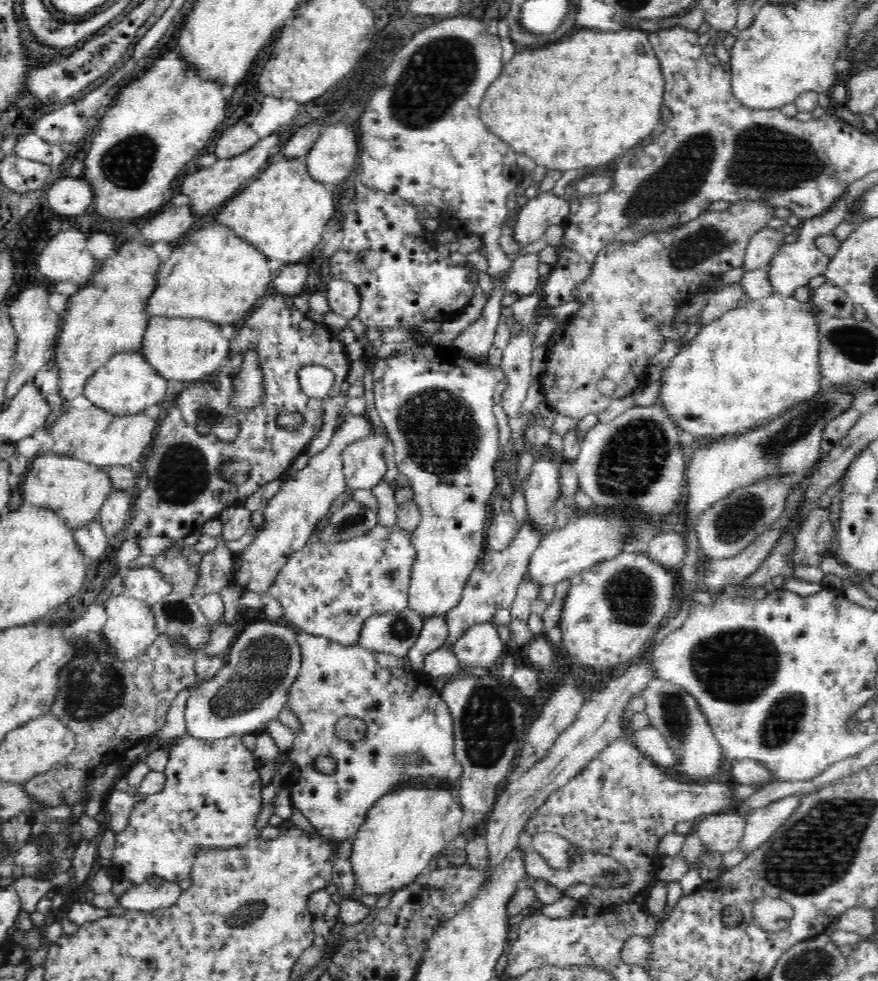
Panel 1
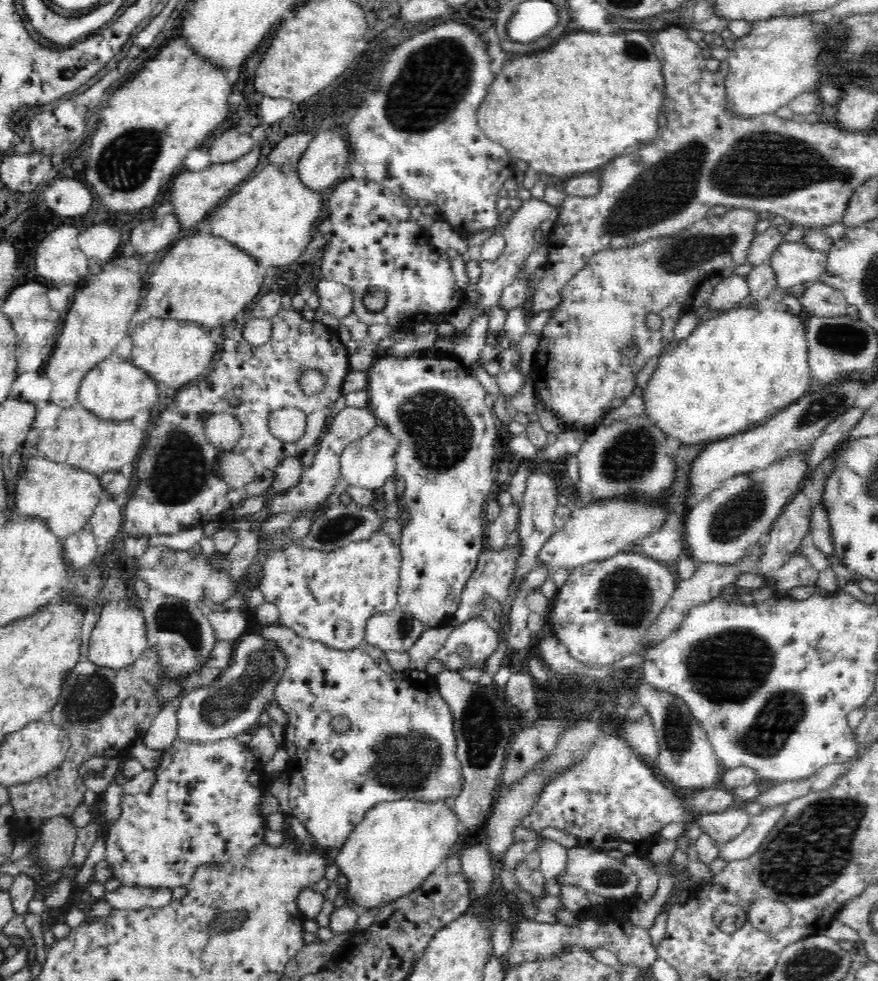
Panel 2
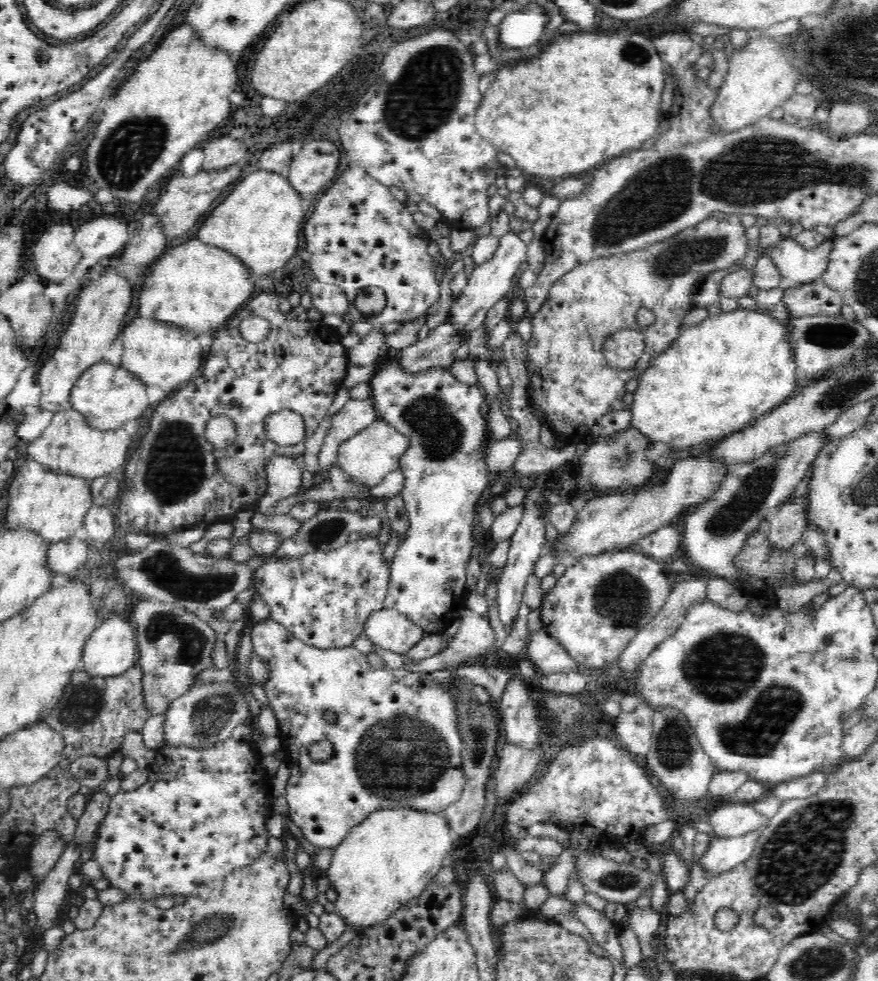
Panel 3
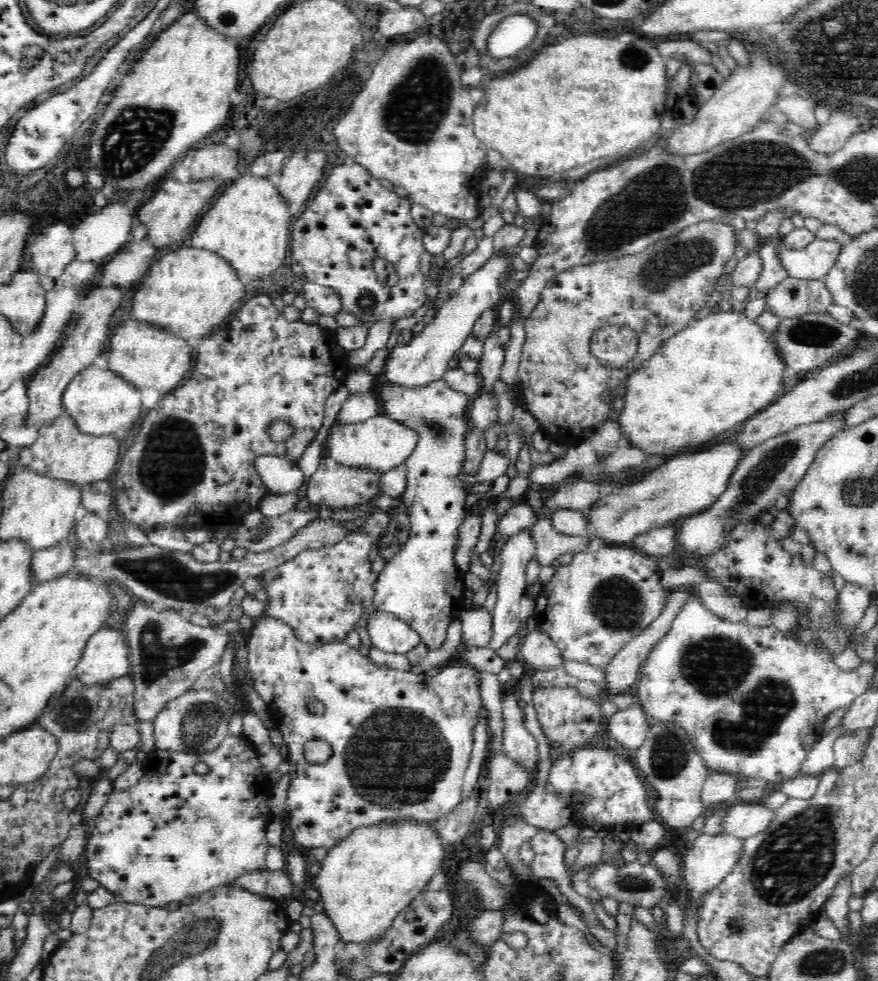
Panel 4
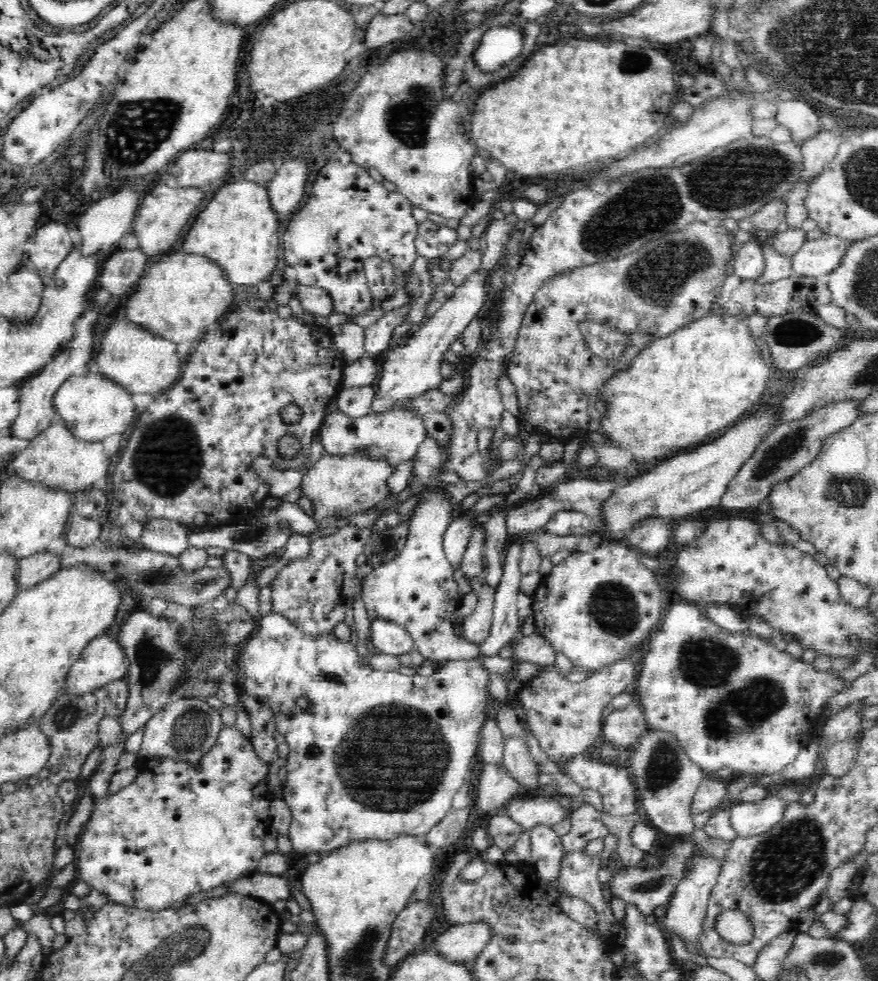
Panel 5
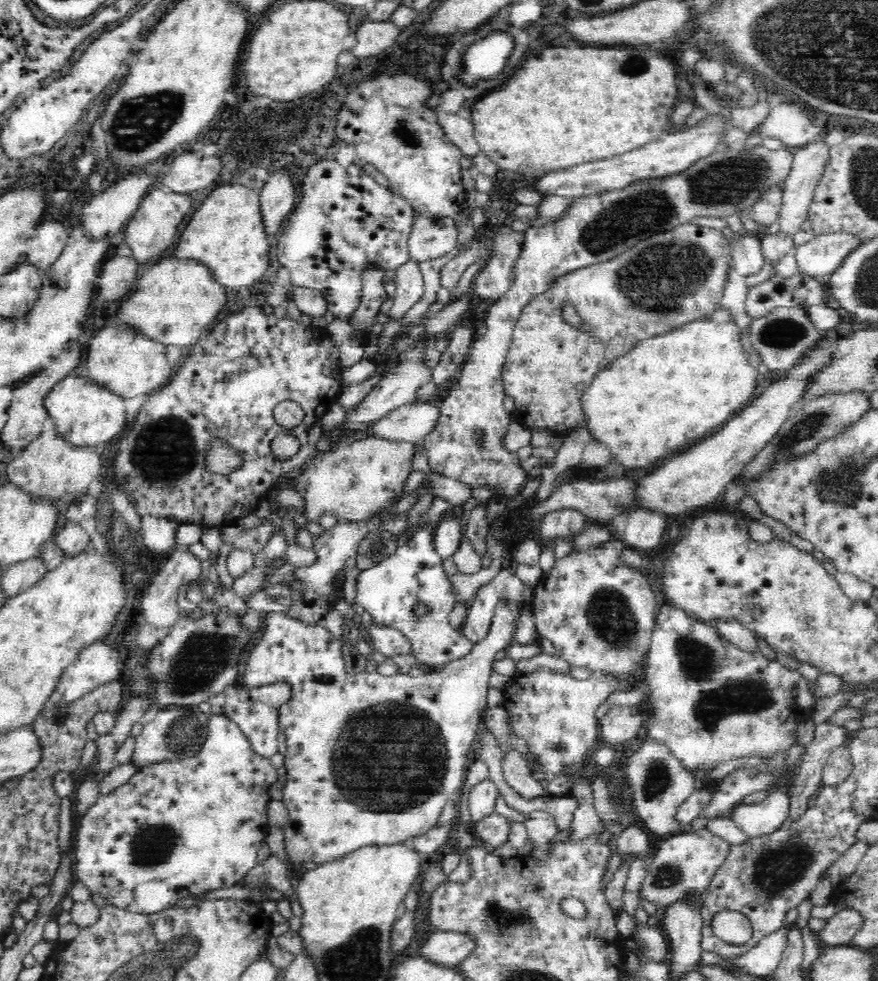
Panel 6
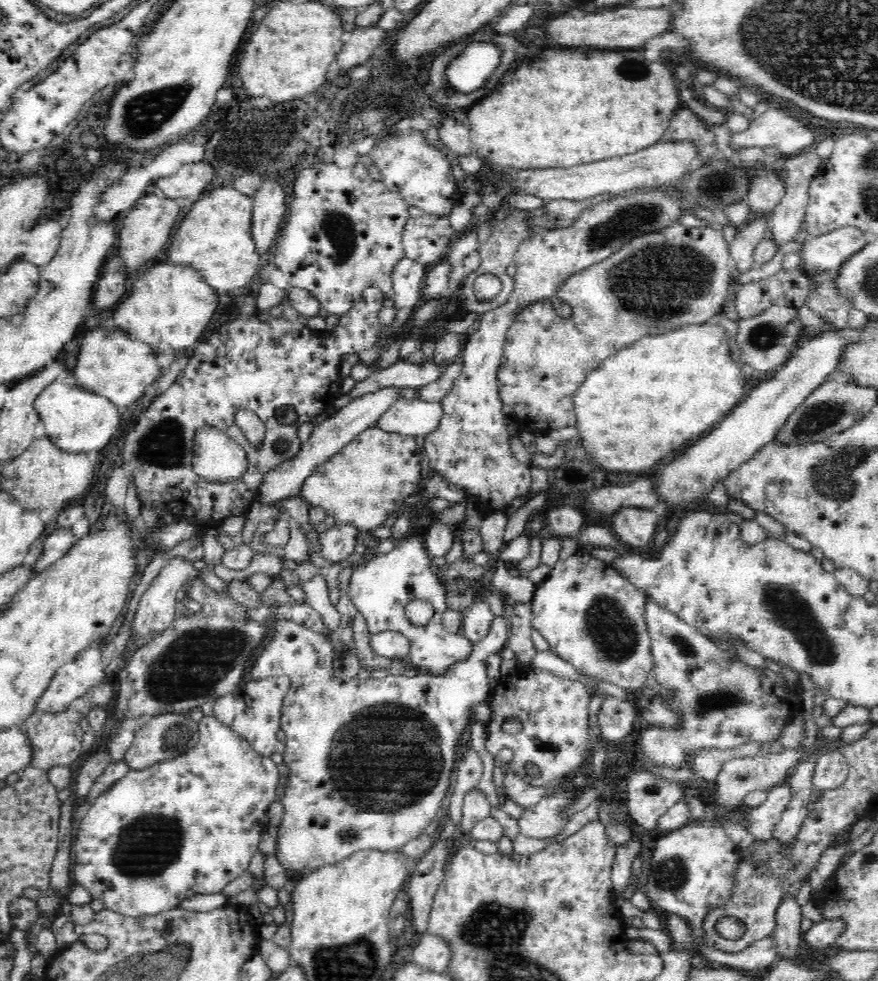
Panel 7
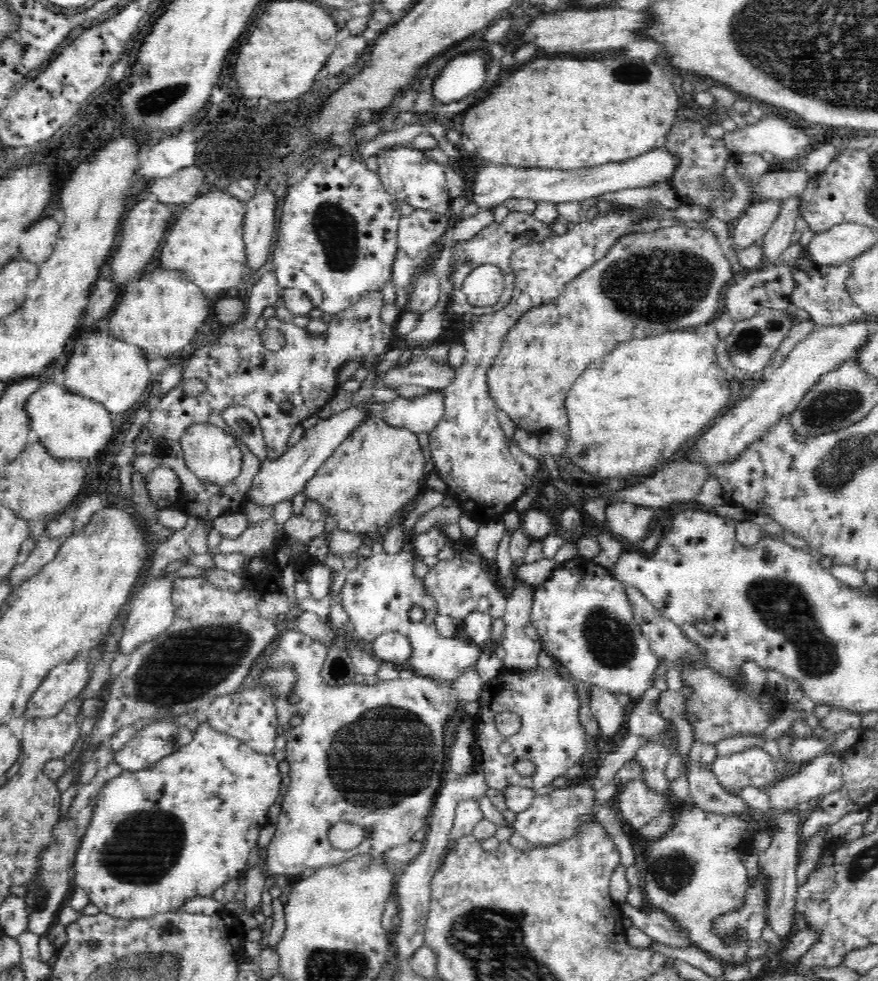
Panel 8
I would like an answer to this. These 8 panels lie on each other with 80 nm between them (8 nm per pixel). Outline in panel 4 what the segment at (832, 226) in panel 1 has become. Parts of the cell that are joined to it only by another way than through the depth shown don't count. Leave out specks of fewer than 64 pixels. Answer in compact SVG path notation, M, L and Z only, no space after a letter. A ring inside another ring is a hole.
M811 240L800 250L790 250L778 243L778 255L788 276L805 282L825 278L830 268L838 262L842 252L842 240Z

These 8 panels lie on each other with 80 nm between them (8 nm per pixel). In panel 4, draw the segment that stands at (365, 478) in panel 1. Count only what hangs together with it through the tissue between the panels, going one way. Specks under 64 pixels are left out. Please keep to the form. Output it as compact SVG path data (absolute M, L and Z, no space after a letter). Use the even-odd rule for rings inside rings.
M386 412L377 413L363 421L344 423L336 419L325 437L327 452L333 460L354 467L372 467L380 471L392 470L414 452L420 434L404 421L394 419Z

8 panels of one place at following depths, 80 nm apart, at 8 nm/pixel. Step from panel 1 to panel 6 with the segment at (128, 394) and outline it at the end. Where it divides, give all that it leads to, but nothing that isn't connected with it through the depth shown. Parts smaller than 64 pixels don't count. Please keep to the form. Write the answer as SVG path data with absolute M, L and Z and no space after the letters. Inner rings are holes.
M75 375L60 380L52 387L43 396L42 406L47 418L54 422L53 430L64 442L75 448L97 449L100 444L111 442L128 425L124 400Z

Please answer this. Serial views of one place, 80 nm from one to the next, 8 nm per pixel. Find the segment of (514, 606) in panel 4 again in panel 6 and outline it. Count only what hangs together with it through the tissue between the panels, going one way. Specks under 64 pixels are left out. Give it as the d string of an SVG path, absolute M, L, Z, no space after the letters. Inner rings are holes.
M500 598L496 604L495 613L486 638L477 643L473 643L470 654L460 660L453 660L444 664L440 669L428 671L422 676L411 676L405 673L394 675L382 675L375 672L358 672L358 674L346 674L342 667L342 655L340 652L340 641L323 625L306 625L294 617L282 614L281 612L268 612L264 614L263 634L259 642L254 644L246 659L244 669L244 684L255 687L263 684L270 684L272 681L288 681L290 683L290 698L278 708L280 711L280 728L286 737L286 752L283 754L286 767L286 785L282 791L282 803L288 811L288 820L283 824L284 850L286 850L286 861L292 864L304 864L312 862L316 866L324 863L340 860L352 852L365 847L386 847L400 845L410 842L416 837L429 832L432 827L438 824L446 804L459 794L464 782L464 772L466 765L470 762L468 755L478 734L478 726L482 722L481 718L487 708L486 695L488 692L490 674L493 671L494 655L500 650L510 646L513 642L513 632L515 629L515 618L519 613L518 604L515 607L506 598Z

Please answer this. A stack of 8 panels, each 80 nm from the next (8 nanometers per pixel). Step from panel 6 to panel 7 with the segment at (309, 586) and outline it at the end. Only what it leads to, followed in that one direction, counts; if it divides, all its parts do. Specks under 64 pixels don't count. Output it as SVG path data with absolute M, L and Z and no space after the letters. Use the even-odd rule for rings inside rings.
M335 522L332 528L320 534L318 552L330 562L346 561L354 552L357 534L355 526Z

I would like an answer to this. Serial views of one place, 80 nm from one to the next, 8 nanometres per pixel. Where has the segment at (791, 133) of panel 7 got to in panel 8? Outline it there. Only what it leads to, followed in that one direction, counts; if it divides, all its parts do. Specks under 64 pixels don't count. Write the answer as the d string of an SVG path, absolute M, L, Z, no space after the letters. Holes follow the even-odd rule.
M764 116L754 127L747 127L745 130L738 128L734 131L726 131L722 139L733 154L740 155L749 150L761 153L768 151L774 154L774 158L778 158L778 160L802 157L811 148L808 136L804 136L798 127L777 116L768 116L768 118Z

